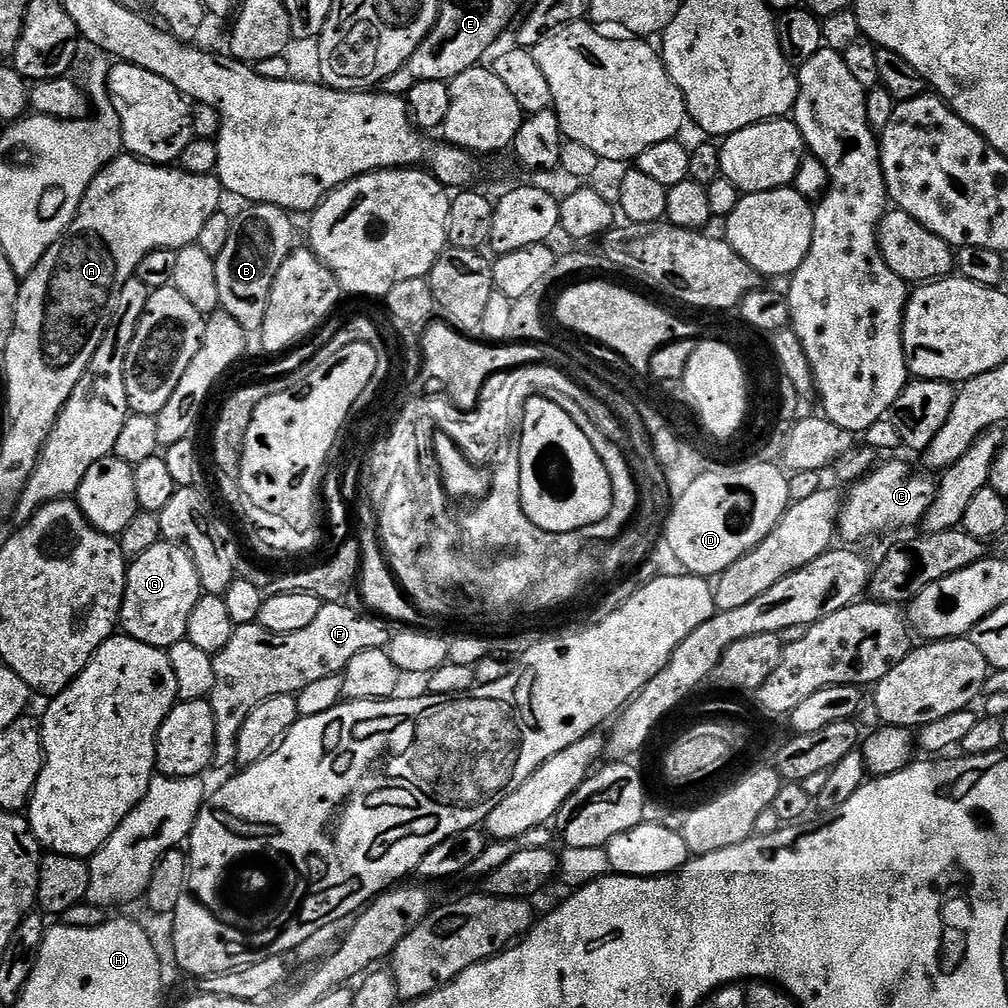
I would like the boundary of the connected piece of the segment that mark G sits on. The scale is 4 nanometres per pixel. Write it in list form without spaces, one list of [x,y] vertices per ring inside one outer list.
[[[162,542],[128,566],[128,581],[120,607],[120,624],[127,635],[155,648],[170,649],[188,635],[188,623],[202,589],[194,558],[180,544]]]

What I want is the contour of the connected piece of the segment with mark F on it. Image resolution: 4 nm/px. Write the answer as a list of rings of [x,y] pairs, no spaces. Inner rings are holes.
[[[344,602],[321,603],[314,622],[302,630],[294,630],[294,634],[271,632],[259,622],[241,624],[230,642],[226,642],[226,650],[213,656],[214,690],[210,703],[214,710],[214,764],[217,769],[236,764],[238,730],[242,730],[246,714],[250,714],[258,702],[266,702],[266,698],[274,698],[274,694],[295,696],[322,678],[341,675],[354,654],[387,645],[390,632],[379,624],[379,619],[371,615],[359,616],[346,605]]]

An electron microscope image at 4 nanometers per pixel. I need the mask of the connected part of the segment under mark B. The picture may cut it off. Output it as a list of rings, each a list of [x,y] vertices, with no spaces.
[[[252,204],[232,221],[230,238],[222,254],[216,257],[218,270],[218,298],[223,311],[238,322],[250,334],[259,333],[266,318],[266,306],[270,302],[270,290],[274,278],[286,262],[288,253],[293,251],[293,217],[277,204]]]

